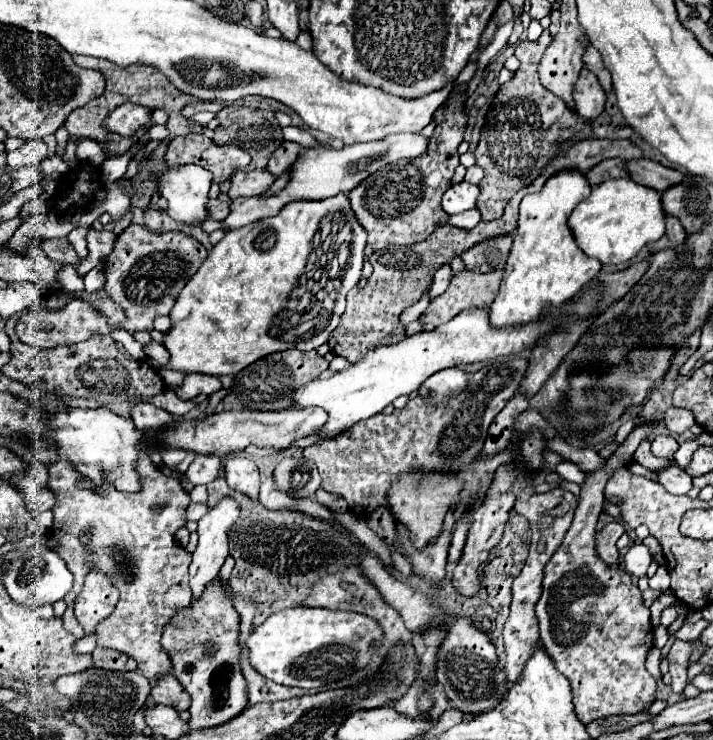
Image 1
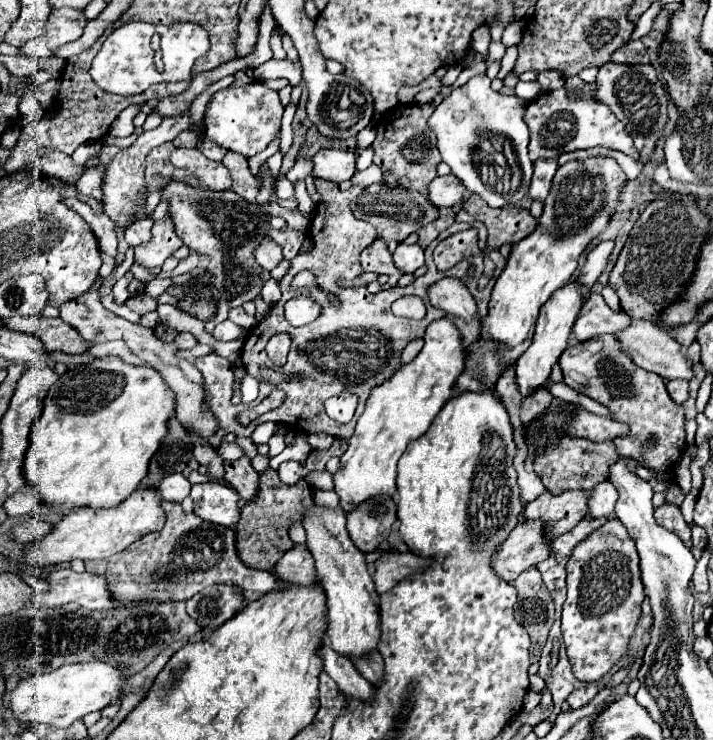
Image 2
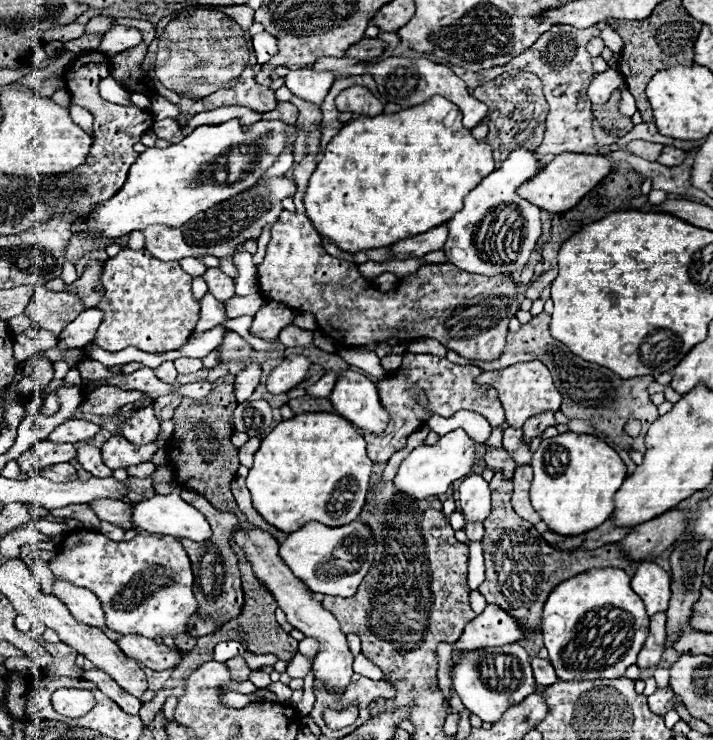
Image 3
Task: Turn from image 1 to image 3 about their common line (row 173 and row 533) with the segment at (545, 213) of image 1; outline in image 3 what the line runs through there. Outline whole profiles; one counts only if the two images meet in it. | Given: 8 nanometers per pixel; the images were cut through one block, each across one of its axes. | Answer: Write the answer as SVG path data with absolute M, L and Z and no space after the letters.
M564 432L540 442L532 456L534 480L530 500L548 528L562 536L578 536L600 526L614 512L614 494L626 480L626 464L604 440L590 434Z

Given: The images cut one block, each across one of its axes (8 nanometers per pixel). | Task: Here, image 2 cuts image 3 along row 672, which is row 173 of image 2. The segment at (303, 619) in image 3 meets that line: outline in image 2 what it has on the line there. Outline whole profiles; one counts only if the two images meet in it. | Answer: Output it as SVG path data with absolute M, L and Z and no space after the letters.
M324 148L314 156L314 176L340 184L352 178L354 160L356 160L354 152Z

